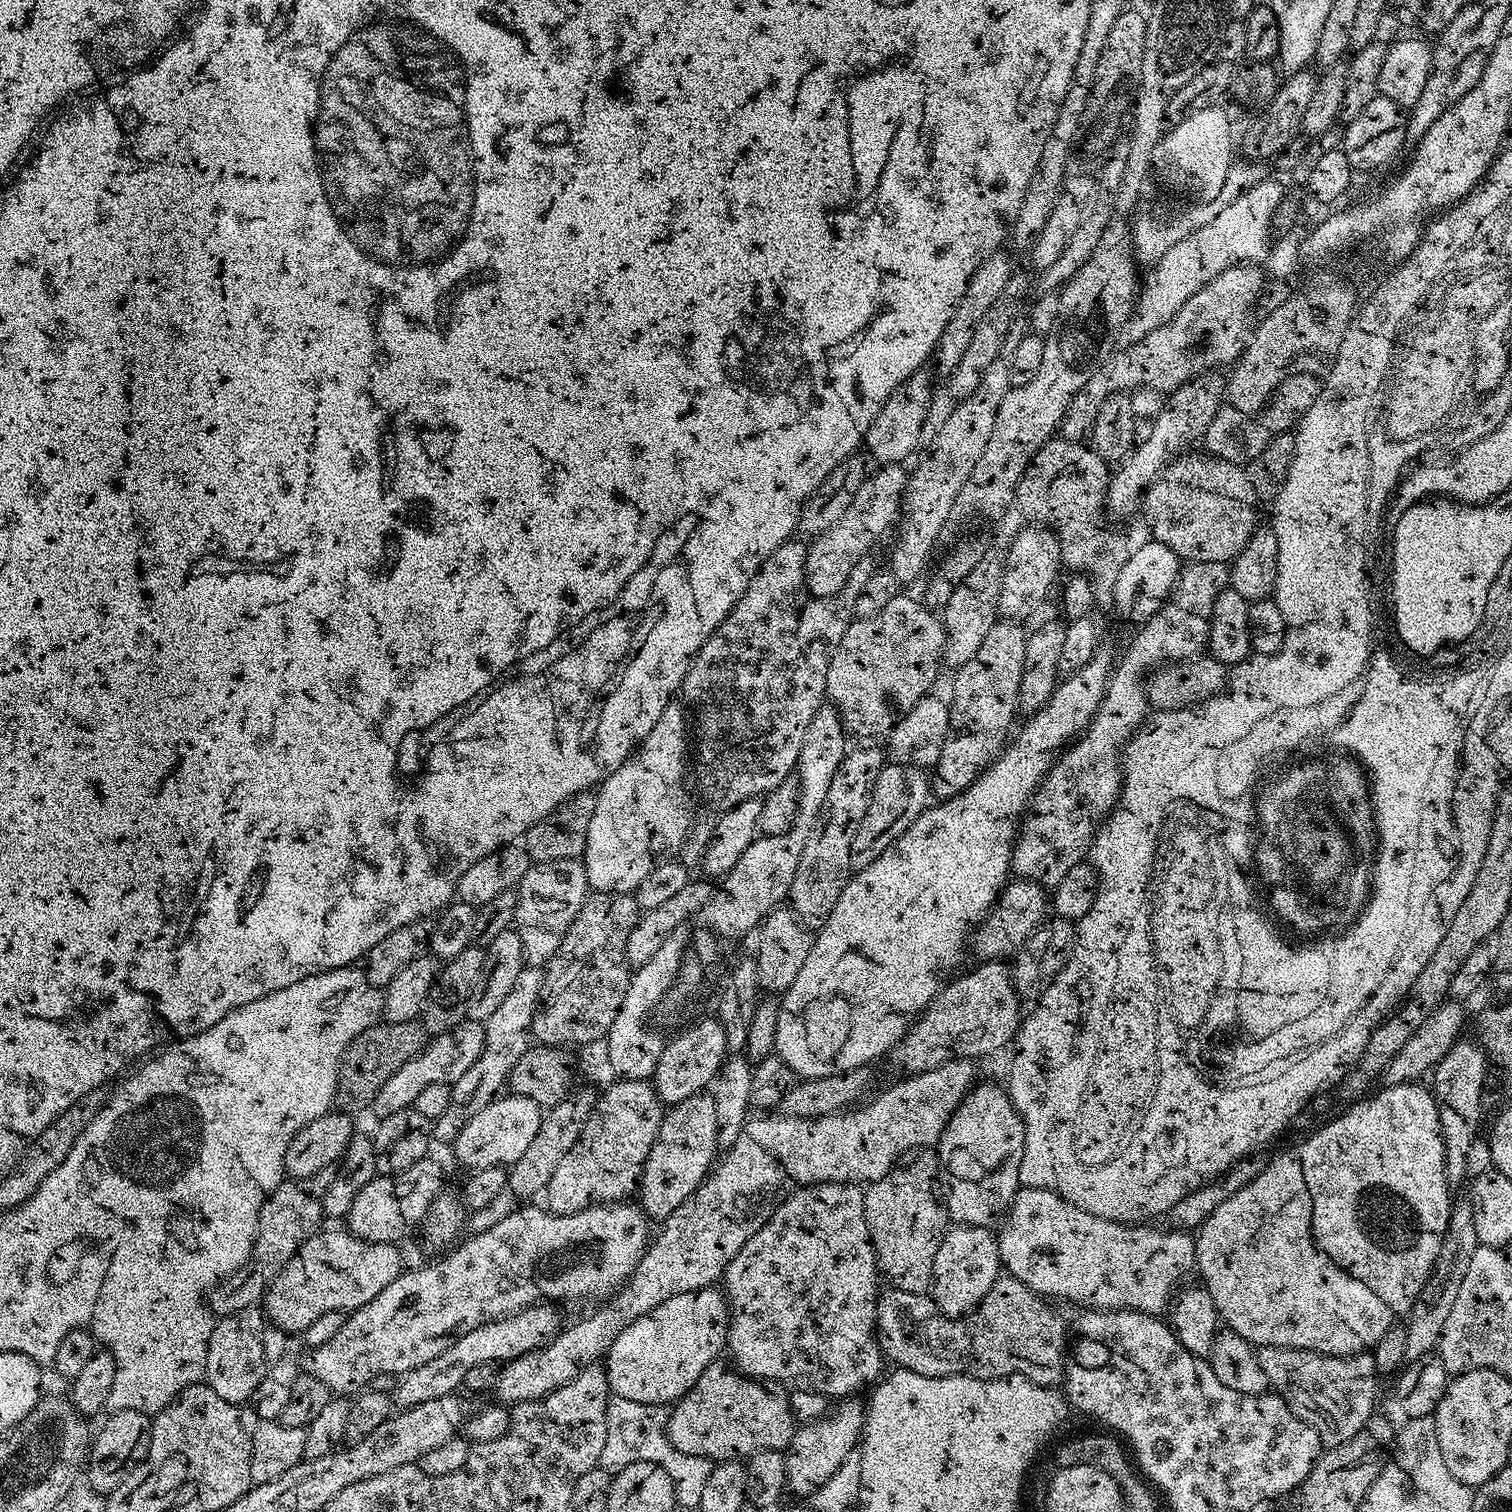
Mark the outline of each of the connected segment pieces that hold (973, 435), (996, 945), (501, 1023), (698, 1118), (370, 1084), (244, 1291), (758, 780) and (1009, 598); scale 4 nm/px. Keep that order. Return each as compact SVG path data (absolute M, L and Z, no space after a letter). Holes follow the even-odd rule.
M1007 355L1000 357L992 363L986 370L982 382L978 382L978 390L970 394L964 400L959 401L956 409L945 418L940 424L940 429L936 432L936 437L932 440L932 445L928 448L928 453L916 464L916 469L911 469L908 485L904 487L904 499L902 501L902 515L898 520L900 529L896 532L896 545L892 548L892 564L890 571L894 573L897 581L901 585L912 584L924 572L924 555L928 552L928 547L932 544L932 539L936 536L936 531L944 524L944 519L948 515L953 515L956 505L956 494L966 482L974 462L980 454L986 442L991 436L994 428L994 418L1002 398L1008 393L1010 385L1013 383L1014 373L1010 367L1010 360Z
M1016 878L1005 884L1004 891L997 896L988 915L971 933L970 952L972 948L973 954L977 956L975 959L983 962L1015 957L1016 953L1025 947L1032 932L1039 928L1041 921L1045 919L1044 904L1046 908L1045 889L1034 881Z
M521 967L512 989L499 1001L500 1004L497 1003L492 1011L487 1013L484 1024L484 1047L480 1050L480 1059L476 1061L474 1069L475 1075L480 1075L476 1080L476 1089L461 1100L460 1097L453 1099L446 1114L442 1114L434 1122L434 1136L437 1141L451 1141L472 1115L501 1095L506 1082L506 1073L530 1047L532 1016L538 1007L541 979L542 972L539 967Z
M707 1091L695 1092L665 1111L658 1138L638 1181L638 1204L649 1221L664 1221L704 1180L717 1155L719 1140L716 1104Z
M417 1021L404 1023L377 1022L358 1034L340 1057L340 1073L336 1079L335 1103L341 1109L365 1108L371 1105L378 1090L390 1075L421 1051L426 1043L423 1025Z
M281 1182L268 1194L263 1206L260 1207L259 1227L264 1240L264 1265L260 1272L252 1272L241 1284L228 1288L225 1292L213 1291L207 1297L206 1304L217 1317L229 1316L232 1312L241 1312L243 1308L259 1305L263 1301L266 1285L274 1275L277 1265L282 1265L300 1248L303 1240L308 1239L317 1231L319 1220L322 1220L322 1204L304 1189L300 1182ZM216 1292L216 1293L215 1293ZM213 1295L213 1296L212 1296ZM216 1311L216 1312L215 1312Z
M789 538L783 544L779 544L763 560L759 568L752 574L752 579L748 582L748 587L738 598L738 602L728 611L728 617L716 628L715 632L710 633L706 642L698 649L688 669L684 675L682 693L686 699L692 703L692 708L696 711L696 724L700 727L700 745L696 748L696 760L700 765L696 768L696 788L700 791L700 796L712 808L727 810L735 804L740 804L743 800L763 797L765 794L773 792L779 784L785 783L788 771L795 769L800 763L800 751L804 745L804 731L810 726L814 714L825 703L826 693L824 686L826 682L826 670L828 669L828 658L832 655L834 645L842 638L842 634L848 629L850 621L854 616L856 600L864 592L864 587L870 582L874 565L871 559L860 560L850 570L850 578L846 578L844 588L838 595L834 596L813 596L804 584L804 559L808 549L805 541L800 538Z
M1024 526L1008 548L1008 560L1003 561L1004 577L1000 587L999 611L1008 618L1020 618L1048 596L1048 587L1056 580L1056 567L1061 567L1060 543L1056 533L1043 526Z

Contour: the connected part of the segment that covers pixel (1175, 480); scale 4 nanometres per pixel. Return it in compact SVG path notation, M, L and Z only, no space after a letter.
M1191 452L1177 455L1144 493L1144 520L1152 531L1151 539L1170 546L1181 561L1228 564L1250 542L1258 527L1258 497L1241 465Z

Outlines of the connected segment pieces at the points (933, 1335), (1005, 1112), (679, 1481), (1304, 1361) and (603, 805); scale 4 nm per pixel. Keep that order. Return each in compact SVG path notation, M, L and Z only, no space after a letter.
M1001 1274L997 1276L994 1286L990 1286L990 1290L982 1298L982 1302L976 1305L970 1312L965 1312L963 1316L955 1318L951 1316L943 1316L936 1309L936 1304L932 1300L931 1295L924 1292L907 1292L901 1288L889 1287L888 1292L881 1291L876 1302L876 1335L880 1341L880 1351L889 1361L892 1360L897 1369L905 1368L914 1374L922 1374L923 1376L973 1376L979 1380L994 1380L1001 1376L1025 1376L1030 1378L1030 1382L1035 1384L1046 1384L1056 1386L1061 1383L1064 1375L1064 1362L1066 1359L1066 1340L1064 1344L1064 1320L1051 1308L1053 1305L1049 1303L1045 1297L1038 1295L1034 1290L1030 1290L1022 1282L1018 1282L1018 1278Z
M980 1084L960 1101L956 1112L948 1120L938 1141L938 1184L942 1189L942 1203L947 1219L957 1225L969 1224L988 1228L991 1220L1007 1212L1016 1197L1020 1182L1020 1153L1024 1146L1024 1119L1020 1117L1007 1091L996 1084Z
M612 1396L607 1401L604 1413L606 1414L606 1438L599 1445L599 1467L609 1470L619 1470L630 1462L654 1462L670 1474L670 1482L674 1482L677 1505L682 1509L695 1509L702 1498L702 1486L706 1486L706 1478L710 1476L713 1461L706 1456L687 1456L682 1454L668 1440L667 1431L656 1425L652 1417L653 1409L647 1404L630 1402L621 1396Z
M1260 1348L1256 1353L1256 1357L1258 1358L1258 1366L1262 1366L1262 1370L1266 1373L1269 1385L1291 1404L1292 1410L1296 1413L1299 1420L1306 1421L1310 1427L1319 1434L1321 1445L1335 1446L1346 1442L1350 1438L1354 1438L1354 1434L1358 1434L1362 1431L1368 1419L1377 1411L1376 1379L1378 1379L1378 1373L1376 1371L1374 1358L1368 1352L1357 1352L1355 1356L1327 1356L1321 1352L1311 1352L1310 1350L1302 1350L1301 1348Z
M668 706L635 751L621 759L598 785L582 857L589 889L635 893L642 878L667 853L664 851L675 849L693 824L692 800L684 785L684 716Z

